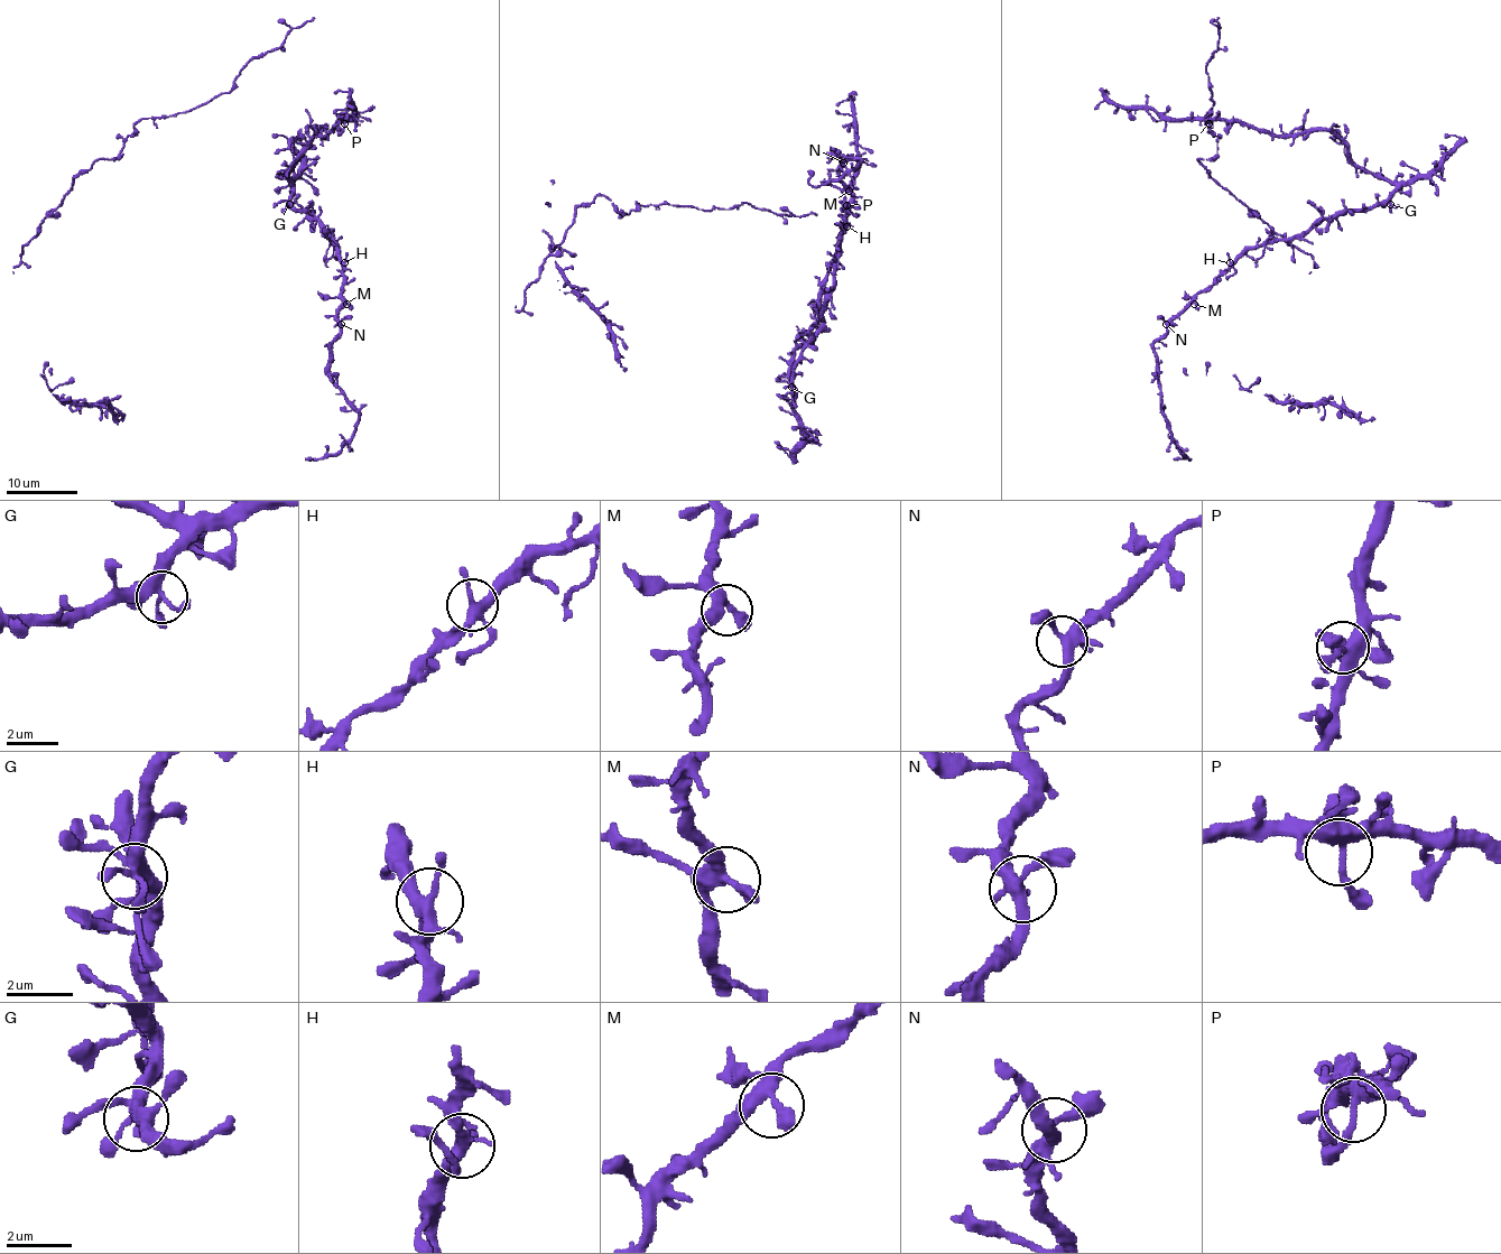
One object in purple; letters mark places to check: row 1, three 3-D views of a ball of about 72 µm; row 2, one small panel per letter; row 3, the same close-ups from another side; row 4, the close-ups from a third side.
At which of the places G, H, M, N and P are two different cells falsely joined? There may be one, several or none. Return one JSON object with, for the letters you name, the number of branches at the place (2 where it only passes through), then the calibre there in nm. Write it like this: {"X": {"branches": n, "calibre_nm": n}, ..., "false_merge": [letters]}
{"false_merge": []}

